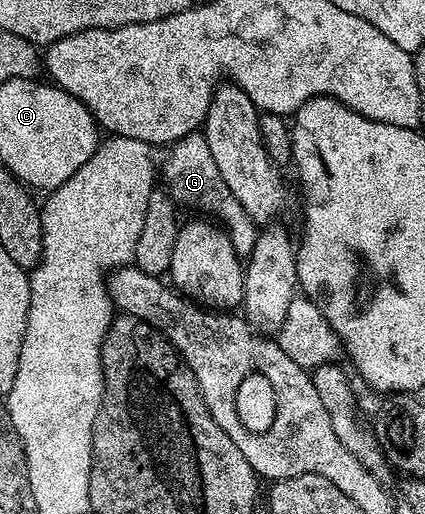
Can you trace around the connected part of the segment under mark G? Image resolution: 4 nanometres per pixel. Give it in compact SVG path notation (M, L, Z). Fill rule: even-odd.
M194 133L184 135L176 143L168 144L165 160L160 160L159 175L165 178L164 190L173 198L178 208L185 207L206 207L212 218L223 228L229 236L235 253L242 257L248 257L255 249L257 240L258 224L243 209L237 198L225 187L221 180L219 169L211 157L211 148L207 146L204 134Z

